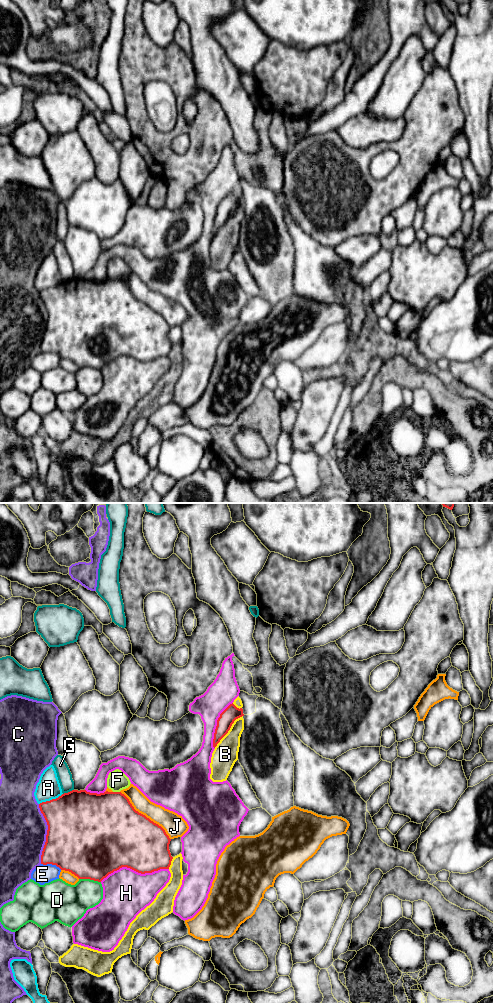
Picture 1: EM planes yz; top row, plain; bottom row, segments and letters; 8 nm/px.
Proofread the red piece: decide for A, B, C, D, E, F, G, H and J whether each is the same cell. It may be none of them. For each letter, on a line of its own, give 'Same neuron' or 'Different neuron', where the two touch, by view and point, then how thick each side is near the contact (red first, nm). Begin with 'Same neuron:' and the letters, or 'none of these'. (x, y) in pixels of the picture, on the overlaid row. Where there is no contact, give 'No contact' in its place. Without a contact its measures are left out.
Same neuron: none of these
A: Different neuron. Touches red at yz (50, 800). Thickness 440 nm (red) against 190 nm
B: Different neuron. Touches red at yz (229, 729). Thickness 120 nm (red) against 200 nm
C: Different neuron. Touches red at yz (47, 834). Thickness 500 nm (red) against 380 nm
D: Different neuron. Touches red at yz (90, 879). Thickness 500 nm (red) against 280 nm
E: Different neuron. Touches red at yz (51, 863). Thickness 460 nm (red) against 150 nm
F: Different neuron. Touches red at yz (116, 792). Thickness 480 nm (red) against 160 nm
G: Different neuron. Touches red at yz (68, 792). Thickness 500 nm (red) against 120 nm
H: Different neuron. Touches red at yz (134, 870). Thickness 440 nm (red) against 380 nm
J: Different neuron. Touches red at yz (144, 815). Thickness 480 nm (red) against 170 nm

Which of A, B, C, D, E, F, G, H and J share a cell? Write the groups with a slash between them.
A / B / C / D E / F / G / H / J

